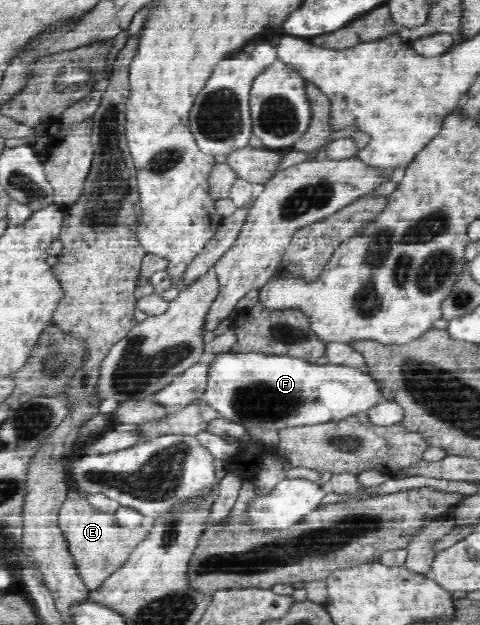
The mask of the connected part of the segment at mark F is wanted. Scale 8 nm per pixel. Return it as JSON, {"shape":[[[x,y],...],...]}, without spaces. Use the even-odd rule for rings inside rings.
{"shape":[[[252,351],[216,353],[216,357],[209,365],[207,387],[203,397],[212,409],[232,423],[242,425],[246,429],[267,429],[277,432],[284,426],[318,425],[340,421],[350,414],[366,412],[378,401],[384,401],[382,382],[371,375],[368,377],[364,369],[332,364],[320,366],[297,357]]]}

